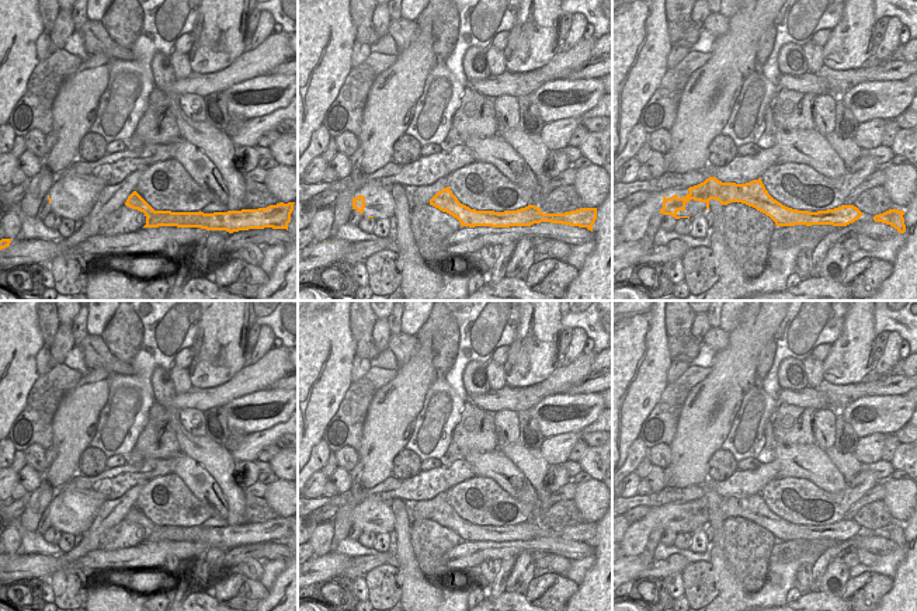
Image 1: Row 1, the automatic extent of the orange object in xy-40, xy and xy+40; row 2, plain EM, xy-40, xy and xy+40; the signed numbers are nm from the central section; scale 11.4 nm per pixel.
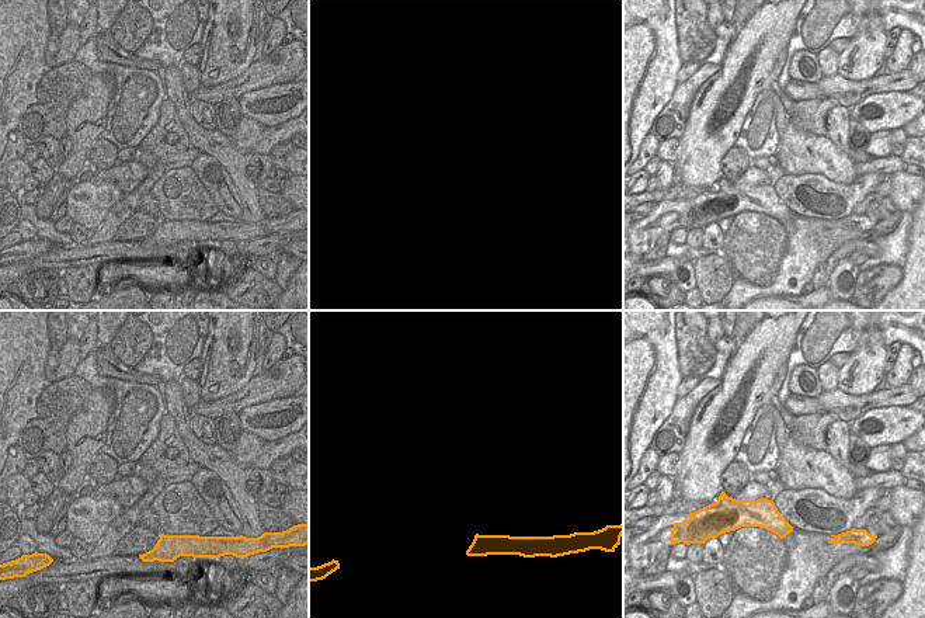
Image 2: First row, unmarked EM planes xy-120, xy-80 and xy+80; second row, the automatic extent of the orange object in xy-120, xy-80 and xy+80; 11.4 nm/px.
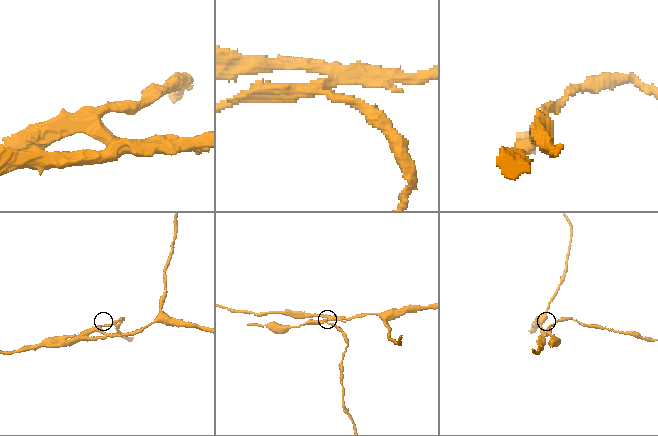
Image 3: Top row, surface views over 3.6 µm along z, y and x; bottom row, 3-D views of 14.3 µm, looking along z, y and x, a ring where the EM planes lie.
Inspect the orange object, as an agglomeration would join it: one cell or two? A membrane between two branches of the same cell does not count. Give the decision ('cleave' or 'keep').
cleave

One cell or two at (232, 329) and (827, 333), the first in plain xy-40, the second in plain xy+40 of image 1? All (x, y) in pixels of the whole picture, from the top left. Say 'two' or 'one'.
two

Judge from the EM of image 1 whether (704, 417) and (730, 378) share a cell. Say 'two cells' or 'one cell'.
one cell

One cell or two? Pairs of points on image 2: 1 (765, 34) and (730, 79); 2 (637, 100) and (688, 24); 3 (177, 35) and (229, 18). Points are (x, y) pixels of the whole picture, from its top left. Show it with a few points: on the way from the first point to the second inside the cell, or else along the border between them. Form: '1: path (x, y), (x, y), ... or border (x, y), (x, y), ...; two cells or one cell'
1: path (755, 45), (740, 68); one cell
2: border (674, 14), (678, 55), (684, 62); two cells
3: border (209, 14), (198, 42); two cells

